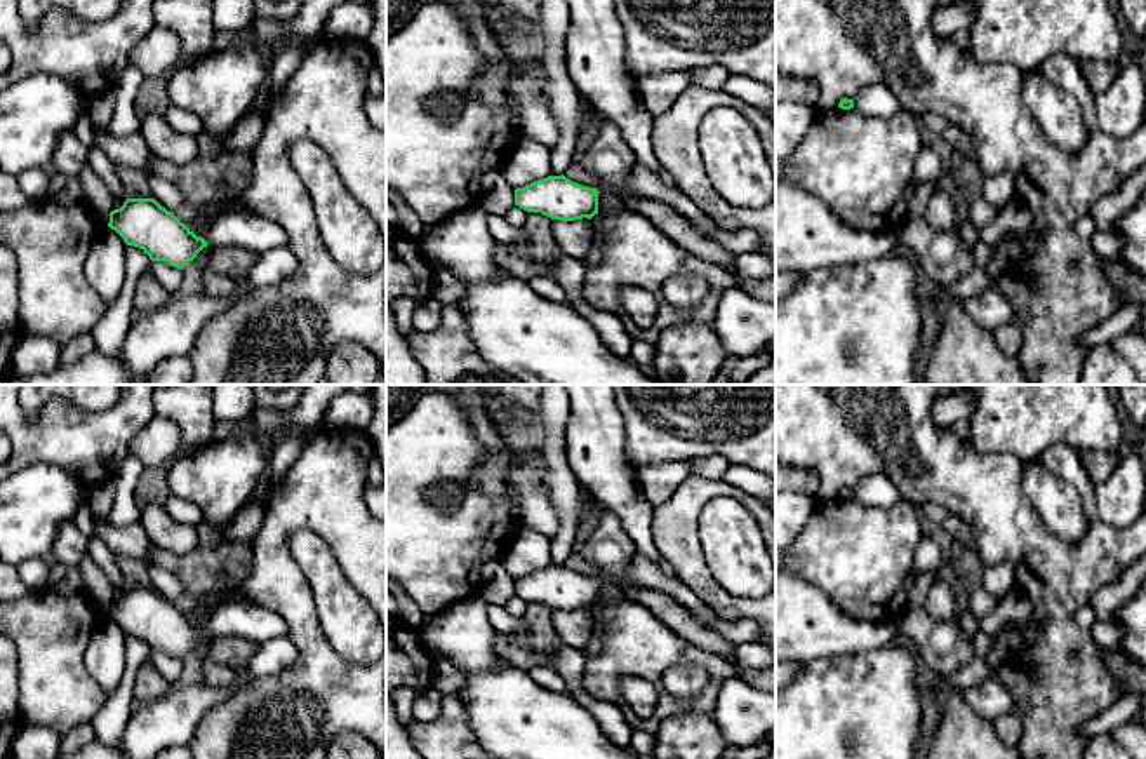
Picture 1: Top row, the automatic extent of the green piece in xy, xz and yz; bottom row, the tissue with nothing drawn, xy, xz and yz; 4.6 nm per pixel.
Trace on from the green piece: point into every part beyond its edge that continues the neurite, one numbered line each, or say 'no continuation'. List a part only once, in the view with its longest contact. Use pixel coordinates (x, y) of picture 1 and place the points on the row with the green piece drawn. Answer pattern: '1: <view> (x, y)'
1: xy (254, 232)

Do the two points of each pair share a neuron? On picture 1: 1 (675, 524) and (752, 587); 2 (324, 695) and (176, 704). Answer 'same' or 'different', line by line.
1: different
2: different

